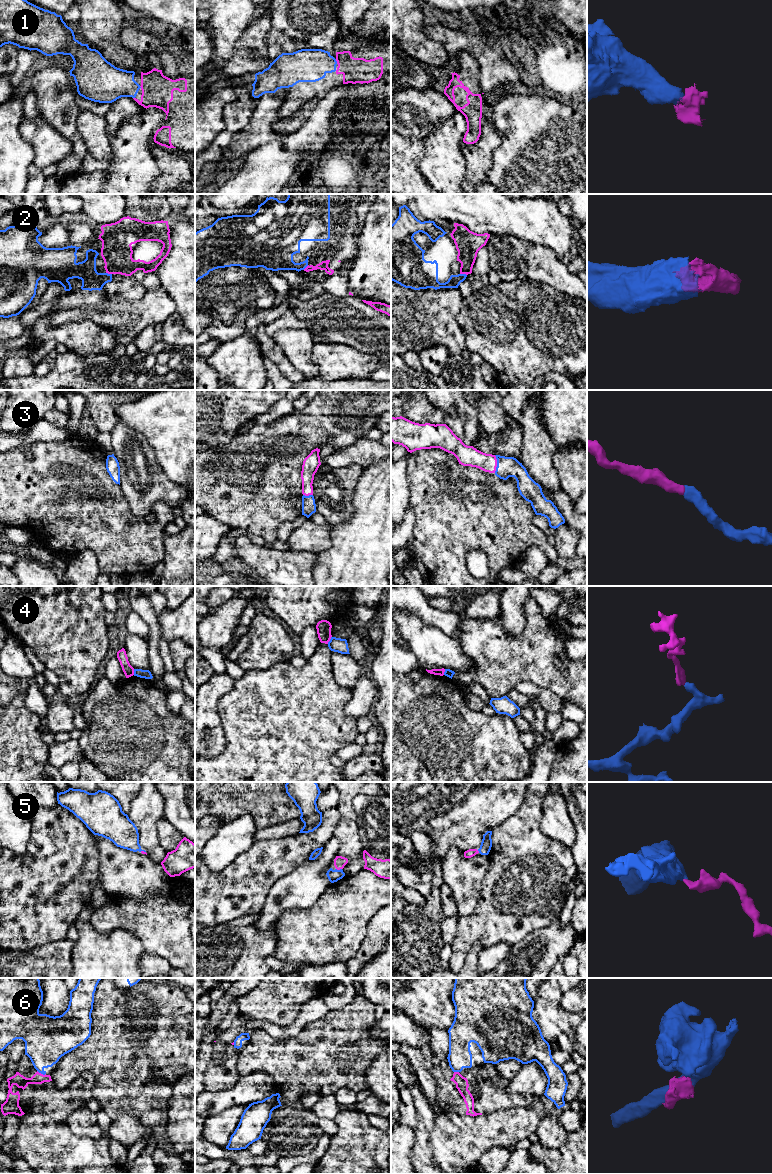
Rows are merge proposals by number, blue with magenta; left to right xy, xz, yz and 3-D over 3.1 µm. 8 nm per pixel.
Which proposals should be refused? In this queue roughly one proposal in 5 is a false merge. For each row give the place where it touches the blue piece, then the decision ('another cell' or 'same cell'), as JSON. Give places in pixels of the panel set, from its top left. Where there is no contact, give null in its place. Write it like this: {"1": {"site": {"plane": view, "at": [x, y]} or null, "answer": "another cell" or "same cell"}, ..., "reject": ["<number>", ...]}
{"1": {"site": {"plane": "xz", "at": [336, 61]}, "answer": "same cell"}, "2": {"site": {"plane": "yz", "at": [463, 274]}, "answer": "same cell"}, "3": {"site": {"plane": "yz", "at": [497, 464]}, "answer": "same cell"}, "4": {"site": {"plane": "xz", "at": [330, 640]}, "answer": "another cell"}, "5": {"site": {"plane": "xz", "at": [340, 869]}, "answer": "same cell"}, "6": {"site": {"plane": "xy", "at": [41, 1073]}, "answer": "another cell"}, "reject": ["4", "6"]}

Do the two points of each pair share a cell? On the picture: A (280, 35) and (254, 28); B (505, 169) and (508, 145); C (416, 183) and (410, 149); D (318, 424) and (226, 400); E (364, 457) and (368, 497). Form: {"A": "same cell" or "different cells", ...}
{"A": "different cells", "B": "same cell", "C": "same cell", "D": "different cells", "E": "different cells"}

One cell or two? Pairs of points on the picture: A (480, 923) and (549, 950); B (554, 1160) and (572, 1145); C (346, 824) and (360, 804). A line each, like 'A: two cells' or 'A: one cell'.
A: two cells
B: one cell
C: two cells

